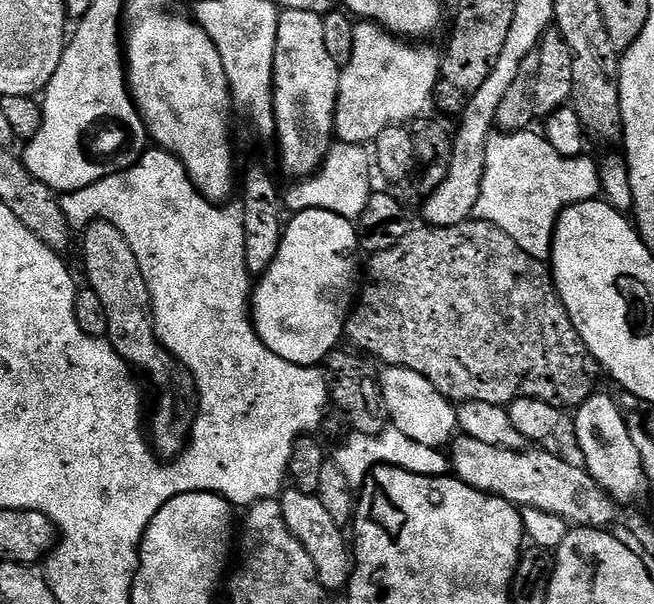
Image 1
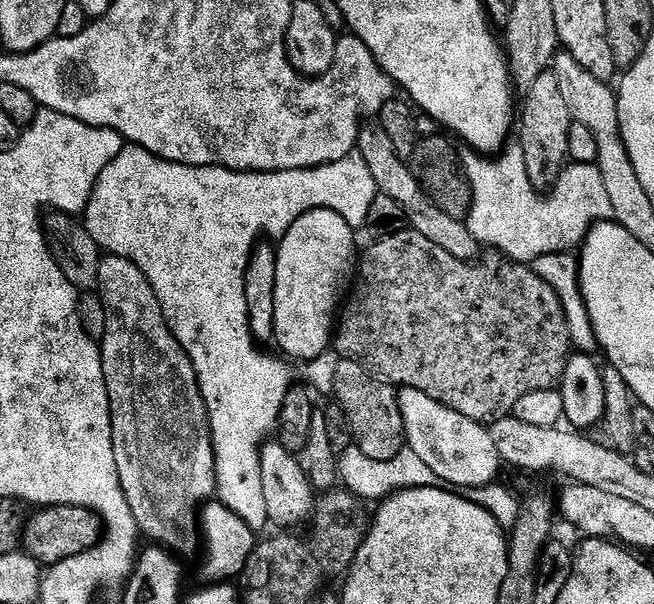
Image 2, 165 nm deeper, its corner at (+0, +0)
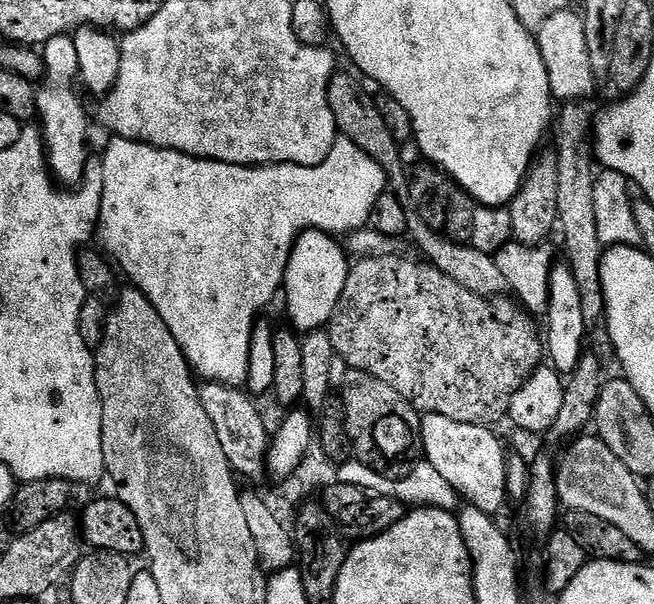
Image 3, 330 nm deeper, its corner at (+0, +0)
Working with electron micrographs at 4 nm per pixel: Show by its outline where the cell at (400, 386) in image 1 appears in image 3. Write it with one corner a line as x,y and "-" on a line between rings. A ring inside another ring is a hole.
433,412
427,413
420,421
423,459
432,464
463,499
465,496
471,507
496,514
506,501
508,460
499,438
492,432
495,431
491,427
454,422
454,418
442,418

